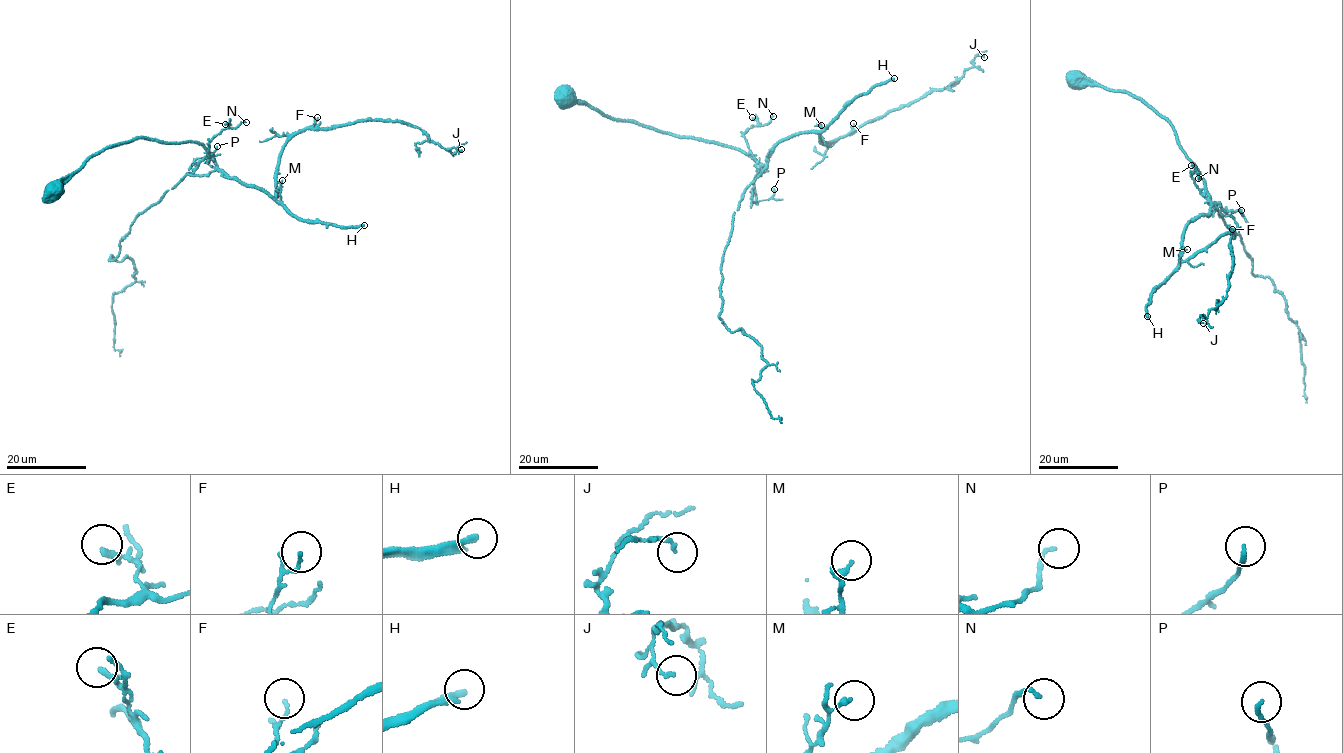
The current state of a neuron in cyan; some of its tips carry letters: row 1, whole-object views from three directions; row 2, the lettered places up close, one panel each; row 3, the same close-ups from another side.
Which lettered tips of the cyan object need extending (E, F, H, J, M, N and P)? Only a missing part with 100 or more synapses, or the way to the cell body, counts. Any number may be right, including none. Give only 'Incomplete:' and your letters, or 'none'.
Incomplete: H

